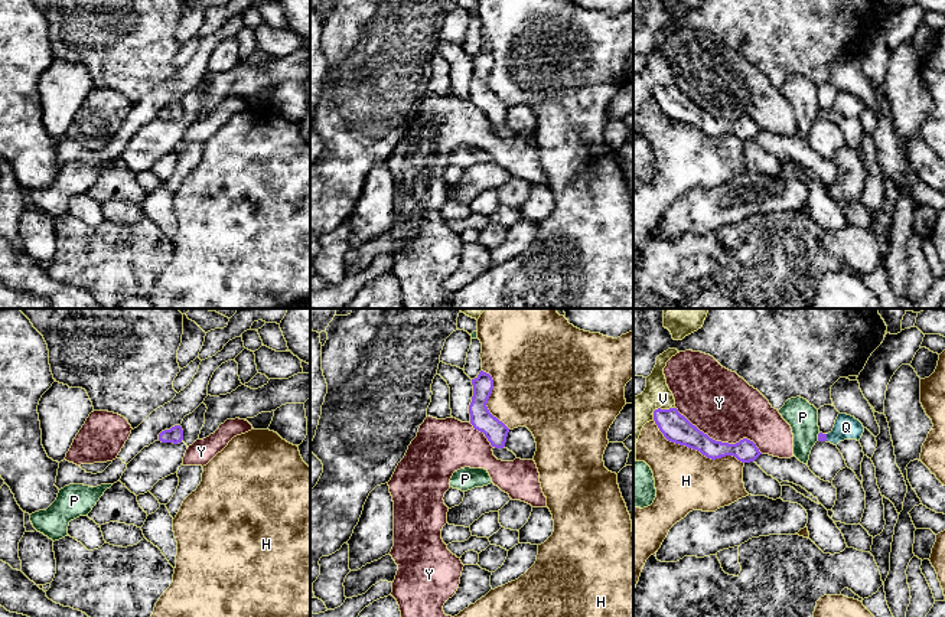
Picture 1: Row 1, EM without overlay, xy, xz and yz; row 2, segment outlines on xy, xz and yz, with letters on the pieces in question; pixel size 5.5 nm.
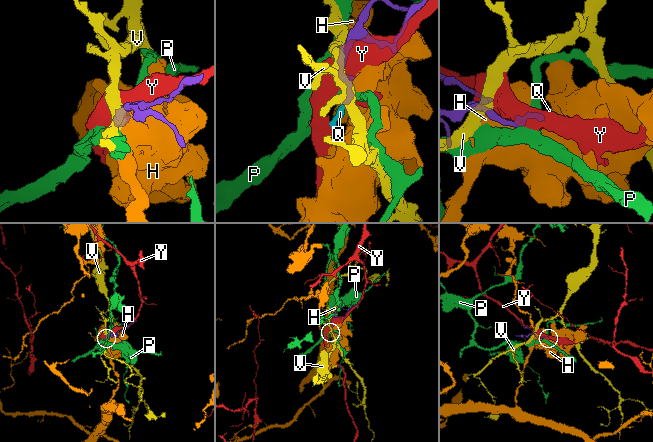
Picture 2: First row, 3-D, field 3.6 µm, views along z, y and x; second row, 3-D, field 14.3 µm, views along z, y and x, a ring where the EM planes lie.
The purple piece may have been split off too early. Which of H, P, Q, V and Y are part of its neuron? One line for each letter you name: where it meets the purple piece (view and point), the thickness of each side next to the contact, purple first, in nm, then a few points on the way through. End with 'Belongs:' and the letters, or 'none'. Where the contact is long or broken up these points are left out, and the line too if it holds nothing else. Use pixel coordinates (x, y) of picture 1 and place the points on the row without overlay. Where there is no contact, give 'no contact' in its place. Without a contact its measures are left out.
Q: yz (825, 114) | 50/140 nm | across yz (821, 114), (825, 114), (834, 114), (846, 104)
Belongs: Q

